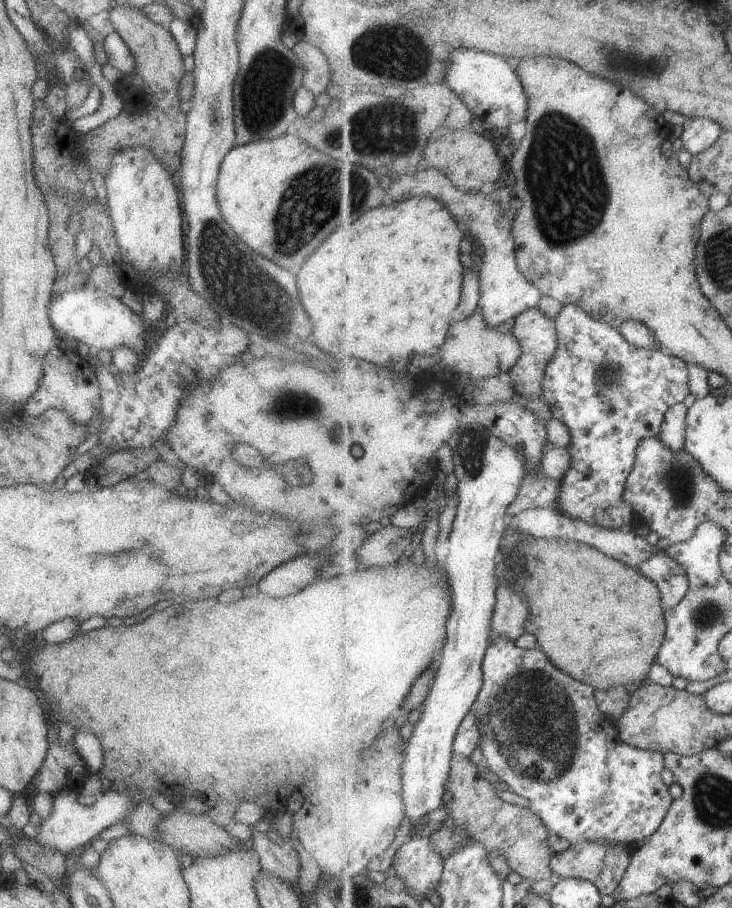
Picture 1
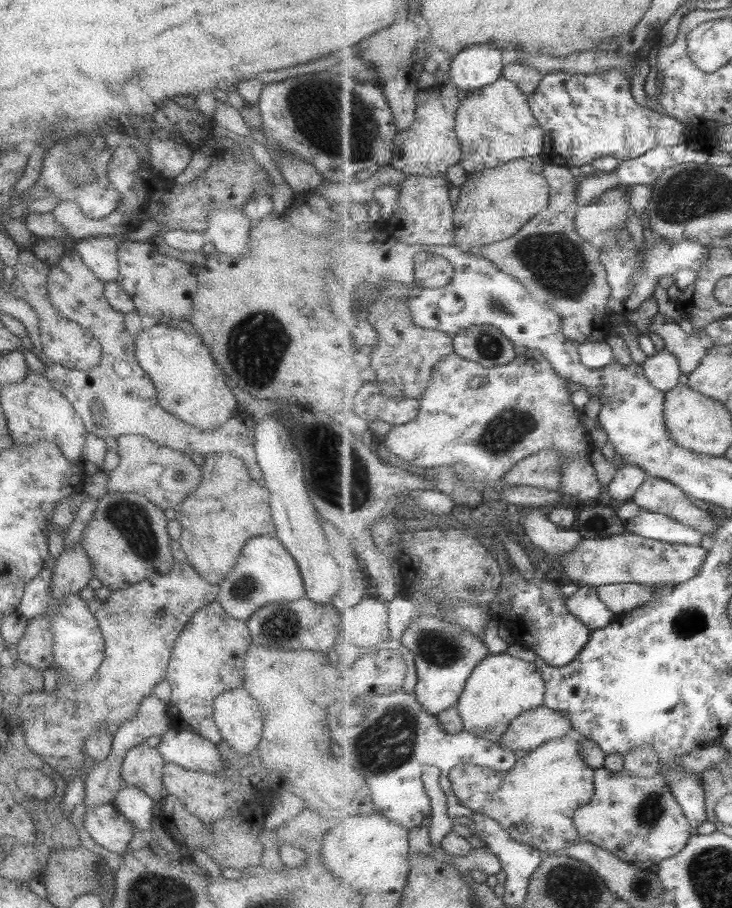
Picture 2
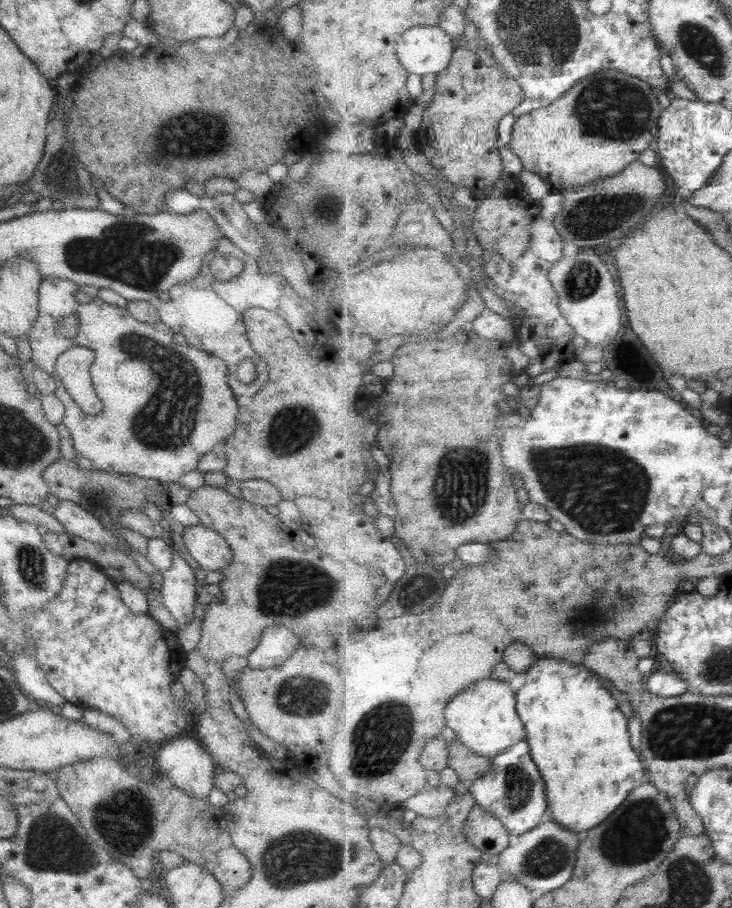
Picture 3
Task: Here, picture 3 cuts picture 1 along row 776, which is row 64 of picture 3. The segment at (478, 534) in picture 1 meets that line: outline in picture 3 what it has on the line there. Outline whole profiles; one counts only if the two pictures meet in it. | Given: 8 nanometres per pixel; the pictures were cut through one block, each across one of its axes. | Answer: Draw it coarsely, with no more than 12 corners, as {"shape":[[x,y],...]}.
{"shape":[[415,25],[397,54],[410,74],[447,69],[457,47],[440,25]]}

